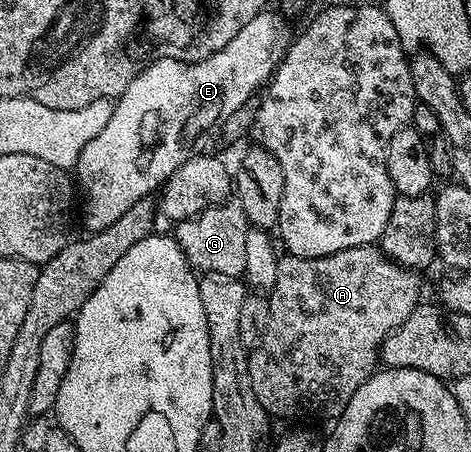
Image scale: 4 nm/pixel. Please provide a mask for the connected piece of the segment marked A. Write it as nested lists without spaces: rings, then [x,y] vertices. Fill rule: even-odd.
[[[377,244],[348,247],[344,251],[336,251],[332,255],[323,257],[292,257],[279,256],[276,267],[276,283],[268,294],[270,302],[270,324],[262,333],[262,342],[248,353],[248,375],[252,379],[252,391],[256,399],[266,409],[267,414],[279,413],[282,417],[331,417],[337,419],[342,416],[344,407],[352,395],[356,395],[358,388],[375,372],[380,361],[380,346],[388,334],[394,333],[408,315],[412,315],[414,308],[420,304],[418,292],[422,285],[418,282],[419,274],[412,269],[405,269],[390,260]]]

